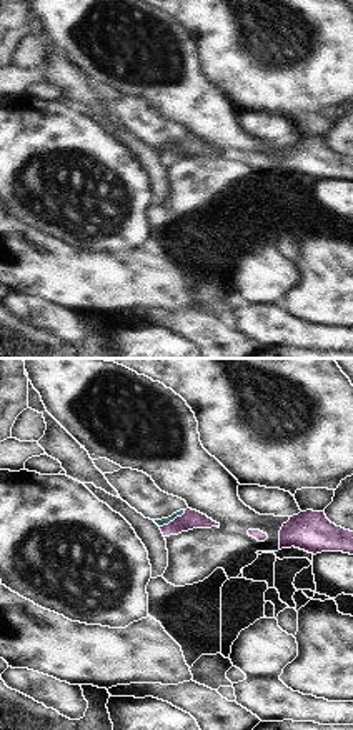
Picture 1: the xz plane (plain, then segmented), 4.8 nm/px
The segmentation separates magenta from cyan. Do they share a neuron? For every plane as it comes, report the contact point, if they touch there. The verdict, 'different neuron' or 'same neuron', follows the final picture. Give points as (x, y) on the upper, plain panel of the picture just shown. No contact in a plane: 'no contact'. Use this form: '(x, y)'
(174, 147)

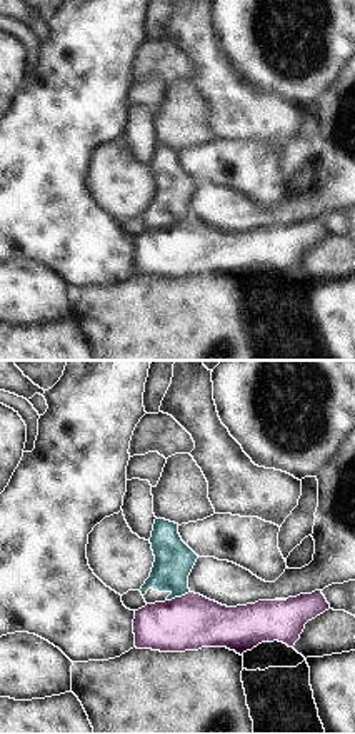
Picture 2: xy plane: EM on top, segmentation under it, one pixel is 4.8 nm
(177, 224)

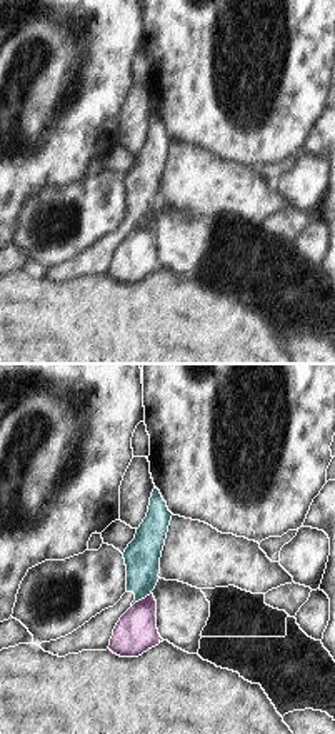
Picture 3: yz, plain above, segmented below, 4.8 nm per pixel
(142, 226)

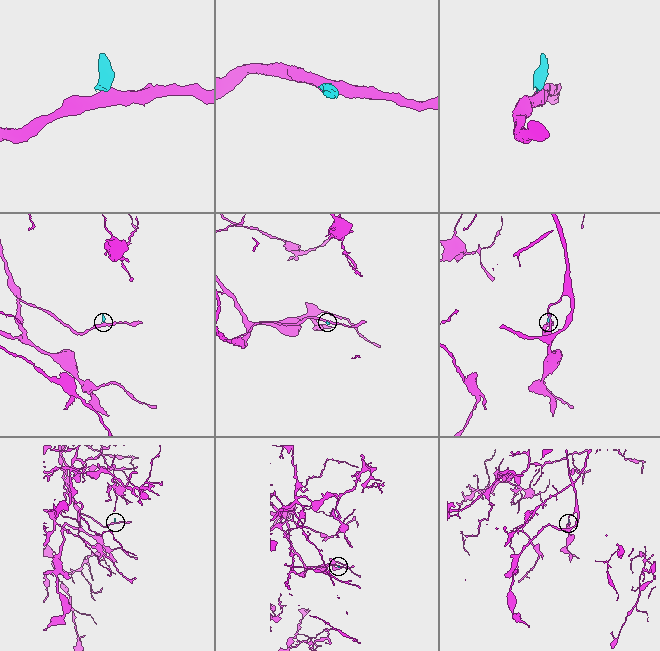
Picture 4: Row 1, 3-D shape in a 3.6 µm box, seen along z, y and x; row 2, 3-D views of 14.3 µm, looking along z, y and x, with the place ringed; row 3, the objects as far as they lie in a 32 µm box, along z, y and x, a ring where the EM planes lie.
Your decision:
different neuron

